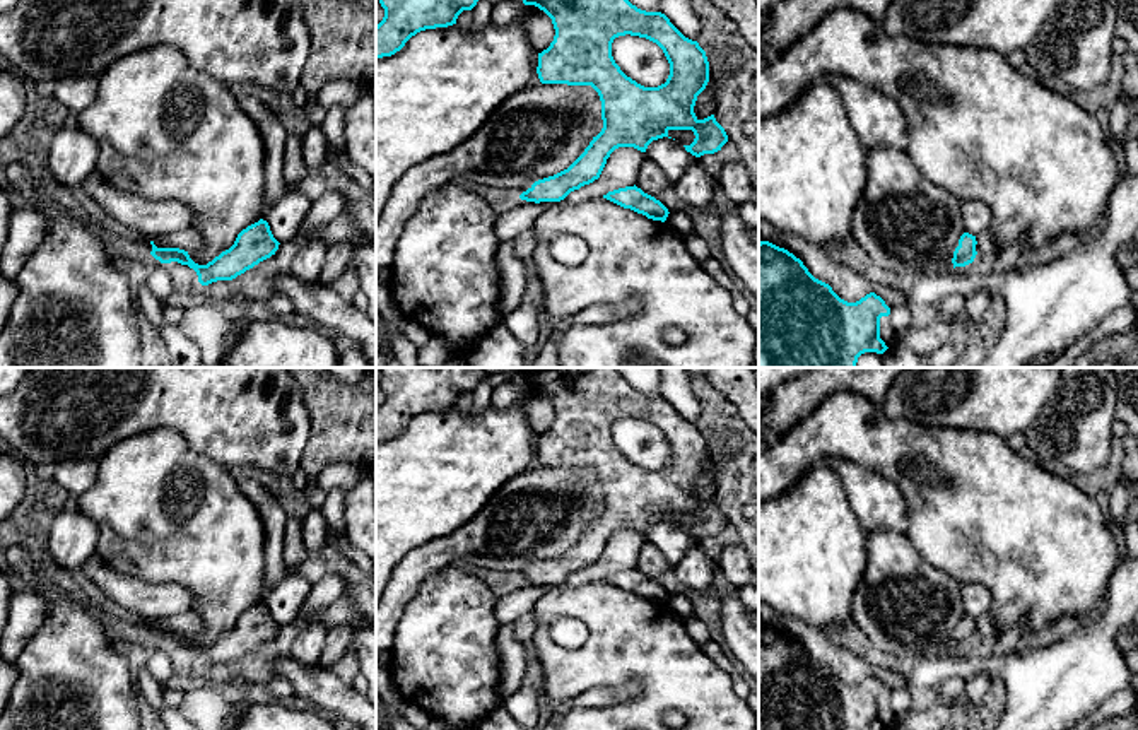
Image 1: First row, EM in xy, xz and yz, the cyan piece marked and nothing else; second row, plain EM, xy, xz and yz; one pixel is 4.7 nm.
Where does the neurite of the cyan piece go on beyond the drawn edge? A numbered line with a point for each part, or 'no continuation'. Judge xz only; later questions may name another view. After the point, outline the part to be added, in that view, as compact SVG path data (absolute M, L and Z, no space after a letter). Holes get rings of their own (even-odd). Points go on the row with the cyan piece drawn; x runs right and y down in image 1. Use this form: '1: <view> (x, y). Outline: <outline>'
no continuation

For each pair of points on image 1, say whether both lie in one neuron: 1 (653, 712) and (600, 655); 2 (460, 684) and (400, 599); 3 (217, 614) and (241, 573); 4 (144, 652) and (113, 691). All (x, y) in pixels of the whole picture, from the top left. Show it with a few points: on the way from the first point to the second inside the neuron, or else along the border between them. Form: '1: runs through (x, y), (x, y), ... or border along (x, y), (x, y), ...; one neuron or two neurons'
1: runs through (653, 693), (653, 686), (619, 655); one neuron
2: border along (431, 575), (407, 604), (393, 635); two neurons
3: runs through (219, 604), (221, 594), (231, 583); one neuron
4: border along (122, 647), (129, 671), (134, 676); two neurons

